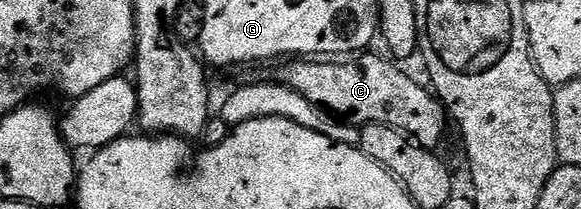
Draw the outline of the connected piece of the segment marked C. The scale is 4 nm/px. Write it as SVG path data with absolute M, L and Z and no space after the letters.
M373 52L358 53L352 60L289 60L284 63L279 81L311 100L311 104L358 128L371 124L390 126L408 134L423 148L436 151L445 138L447 123L447 111L440 98L432 89L424 90L407 71L400 70L396 61L369 53Z

